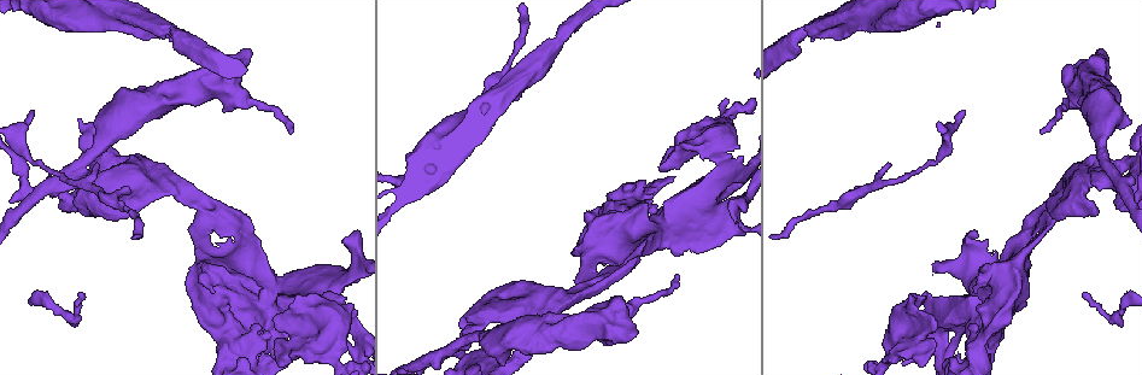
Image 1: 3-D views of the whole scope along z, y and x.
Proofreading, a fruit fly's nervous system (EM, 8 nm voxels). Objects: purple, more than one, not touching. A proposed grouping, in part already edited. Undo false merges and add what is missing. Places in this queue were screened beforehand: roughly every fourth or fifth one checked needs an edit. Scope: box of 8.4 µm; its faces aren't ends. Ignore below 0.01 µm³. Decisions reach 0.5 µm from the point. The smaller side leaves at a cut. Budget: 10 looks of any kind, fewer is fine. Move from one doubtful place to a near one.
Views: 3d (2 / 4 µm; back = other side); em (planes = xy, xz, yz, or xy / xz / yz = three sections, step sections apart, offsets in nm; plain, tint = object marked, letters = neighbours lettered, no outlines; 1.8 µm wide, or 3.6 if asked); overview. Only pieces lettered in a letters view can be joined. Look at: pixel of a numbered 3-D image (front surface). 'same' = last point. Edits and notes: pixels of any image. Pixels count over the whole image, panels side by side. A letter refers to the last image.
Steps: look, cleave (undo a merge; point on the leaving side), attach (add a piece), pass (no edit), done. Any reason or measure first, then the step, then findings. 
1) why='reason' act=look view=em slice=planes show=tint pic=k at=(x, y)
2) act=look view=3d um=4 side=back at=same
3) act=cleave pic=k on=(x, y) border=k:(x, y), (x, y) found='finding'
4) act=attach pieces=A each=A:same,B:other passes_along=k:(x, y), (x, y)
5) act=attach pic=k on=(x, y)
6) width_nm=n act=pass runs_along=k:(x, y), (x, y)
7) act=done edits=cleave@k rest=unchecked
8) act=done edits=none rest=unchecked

why='thick turns thin' act=look view=em um=3.6 slice=planes show=letters pic=1 at=(626, 241)

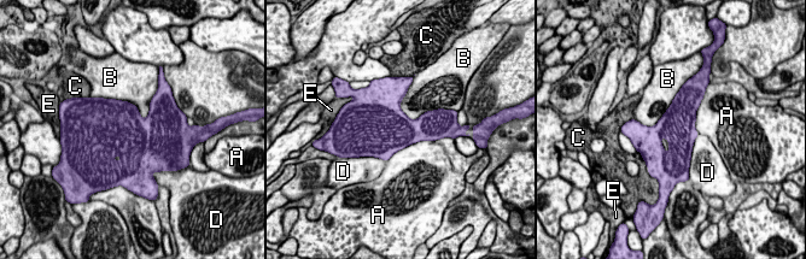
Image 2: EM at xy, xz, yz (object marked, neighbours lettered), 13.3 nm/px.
width_nm=550 longest_contact=A:800nm act=pass each=A:other,B:other,C:other,D:other,E:other found='one neuron here'

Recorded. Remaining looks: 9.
act=look view=3d um=2 pic=1 at=(722, 159)

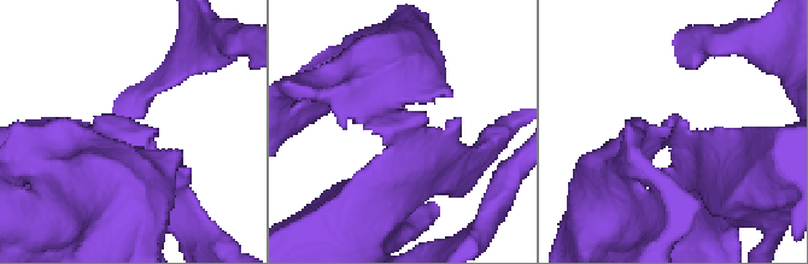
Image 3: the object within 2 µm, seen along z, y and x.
act=look view=em um=3.6 slice=planes show=letters pic=3 at=(397, 123)

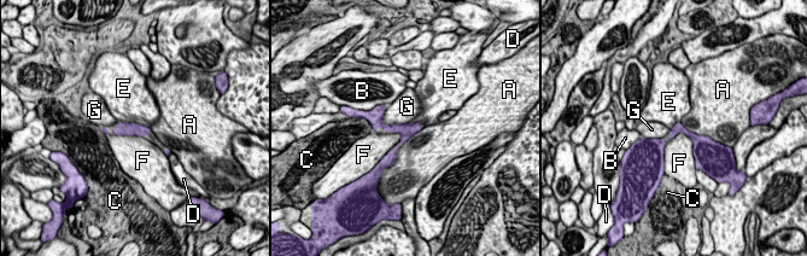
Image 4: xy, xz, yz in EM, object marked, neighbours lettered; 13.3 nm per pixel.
act=pass each=A:other,B:other,C:other,D:other,E:other,F:other,G:other runs_along=4:(708, 140), (678, 129), (666, 141), (644, 143) found='one neuron here'

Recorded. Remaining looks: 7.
act=look view=3d um=2 pic=1 at=(934, 346)

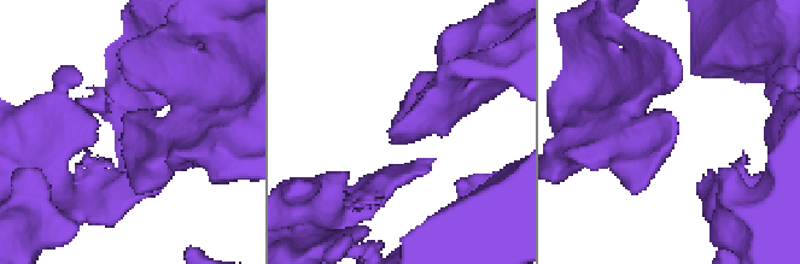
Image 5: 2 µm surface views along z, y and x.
act=look view=em slice=planes show=letters pic=5 at=(676, 139)

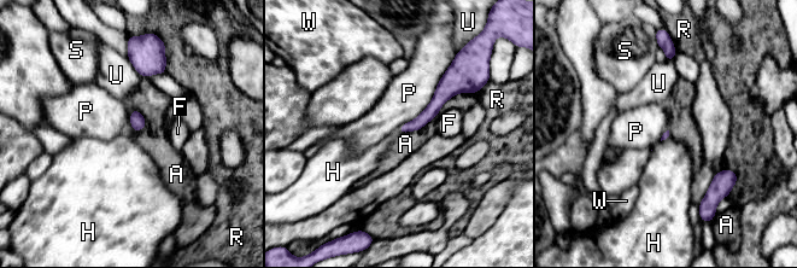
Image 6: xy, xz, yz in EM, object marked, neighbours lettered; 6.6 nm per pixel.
longest_contact=P:550nm act=pass each=A:other,F:other,H:other,P:other,R:other,S:other,U:other,W:other found='no lettered piece goes on from it'

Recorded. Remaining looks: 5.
why='branch stops here' act=look view=em um=3.6 slice=planes show=letters pic=1 at=(250, 52)

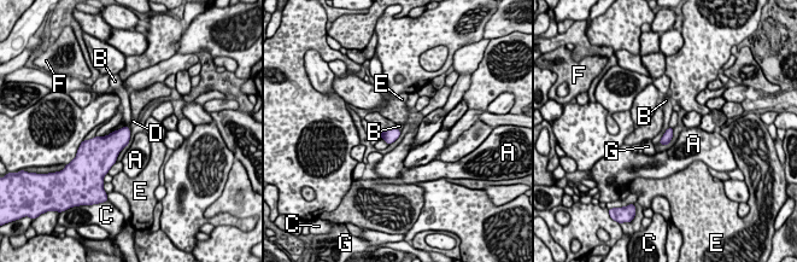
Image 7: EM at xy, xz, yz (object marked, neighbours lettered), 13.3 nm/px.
act=pass each=A:other,B:other,C:other,D:other,E:other,F:other,G:other border=7:(668, 127), (662, 134) found='none of them fits'

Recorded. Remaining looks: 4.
act=done edits=none rest=unchecked

